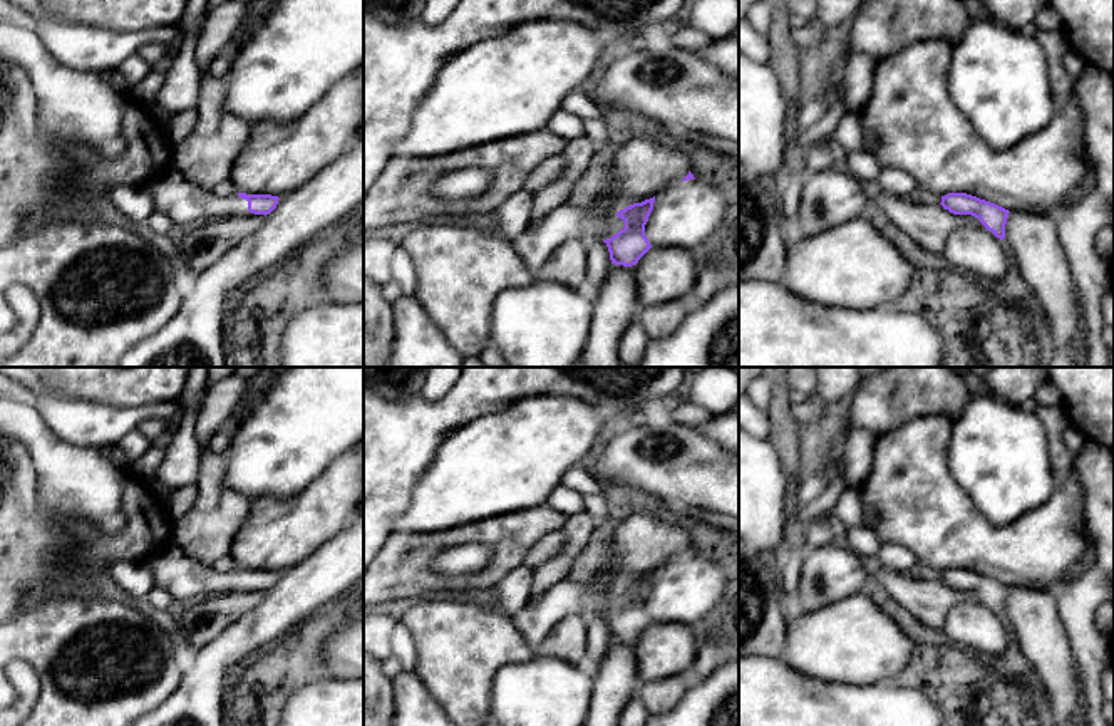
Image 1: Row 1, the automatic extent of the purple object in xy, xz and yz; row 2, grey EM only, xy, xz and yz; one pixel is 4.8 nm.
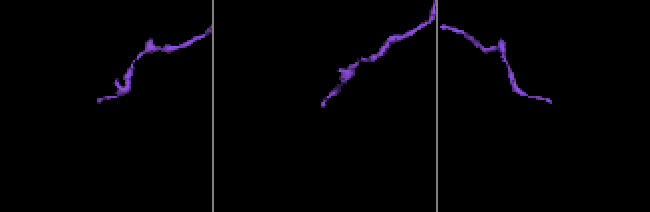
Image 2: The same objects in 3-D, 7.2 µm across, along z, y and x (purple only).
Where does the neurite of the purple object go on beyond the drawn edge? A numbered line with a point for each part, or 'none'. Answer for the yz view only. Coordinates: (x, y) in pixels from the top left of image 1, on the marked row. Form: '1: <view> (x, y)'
none

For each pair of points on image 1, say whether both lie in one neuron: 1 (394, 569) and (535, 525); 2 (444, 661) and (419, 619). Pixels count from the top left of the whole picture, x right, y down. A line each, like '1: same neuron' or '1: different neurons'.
1: same neuron
2: same neuron

